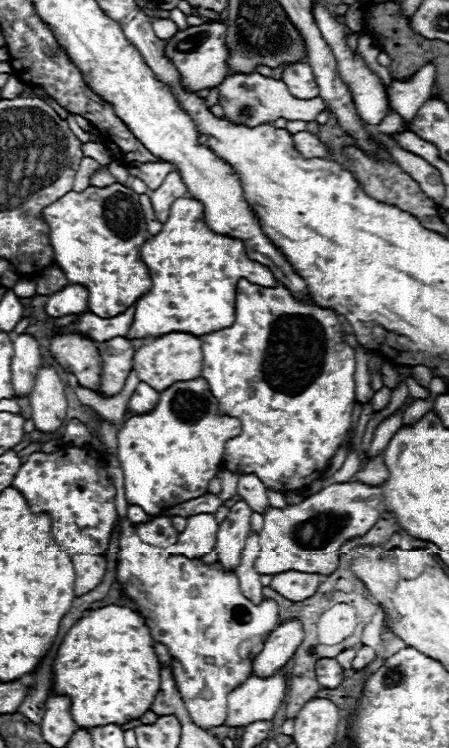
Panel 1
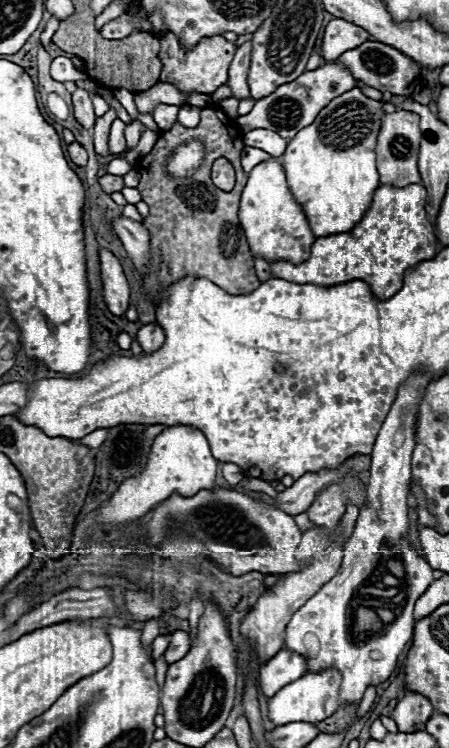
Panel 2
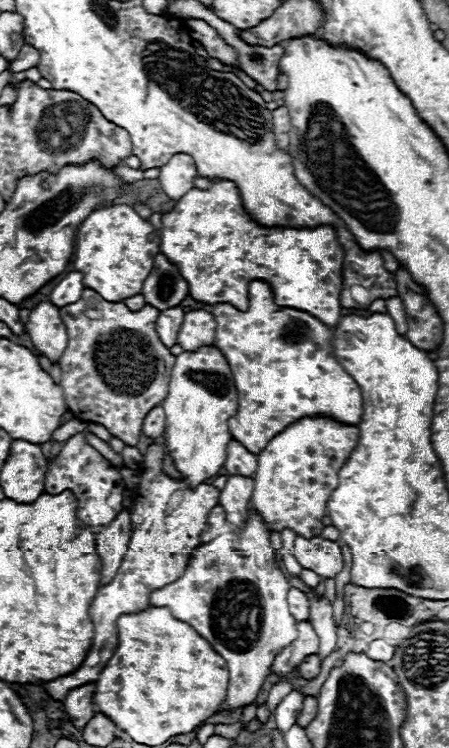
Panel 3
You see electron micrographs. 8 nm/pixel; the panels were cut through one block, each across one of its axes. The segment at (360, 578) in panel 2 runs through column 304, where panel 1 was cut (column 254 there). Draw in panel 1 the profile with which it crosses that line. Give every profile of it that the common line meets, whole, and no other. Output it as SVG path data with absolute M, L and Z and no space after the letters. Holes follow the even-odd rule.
M128 520L122 522L116 578L122 594L138 606L136 612L144 616L154 640L168 648L172 656L172 674L192 720L202 728L222 726L228 716L228 692L252 676L252 656L262 650L266 638L278 626L278 604L270 598L264 598L260 604L248 600L240 592L236 574L222 570L218 562L204 564L200 558L186 558L178 554L150 556L142 550L140 540L136 538L136 532Z

